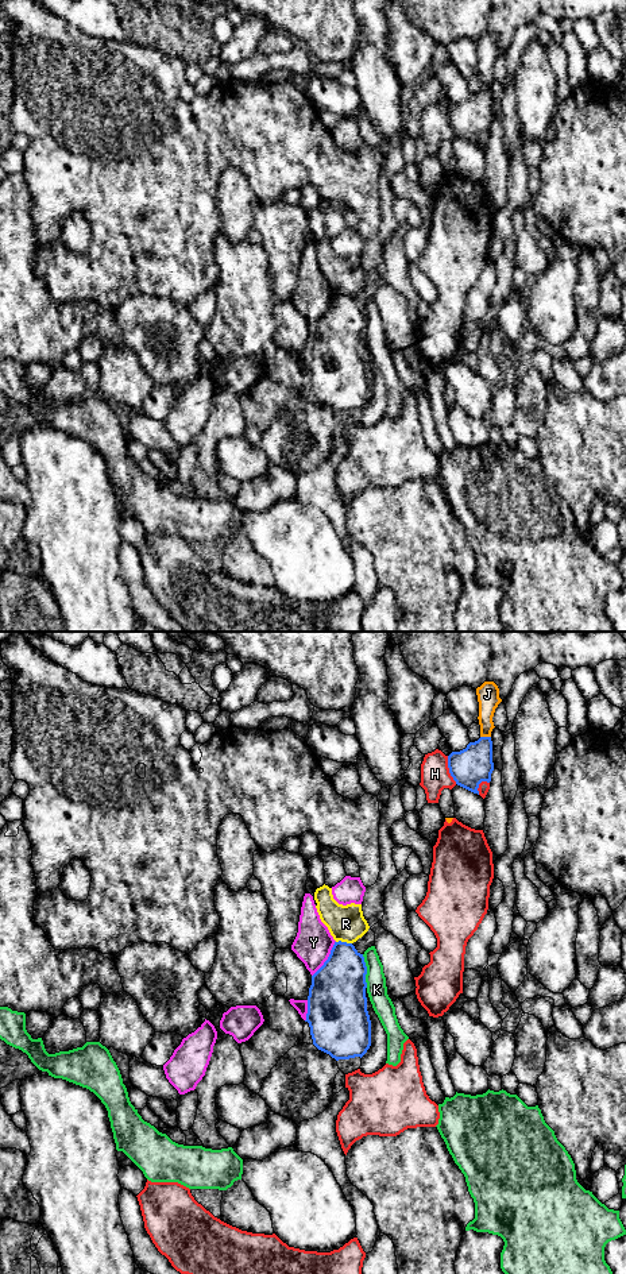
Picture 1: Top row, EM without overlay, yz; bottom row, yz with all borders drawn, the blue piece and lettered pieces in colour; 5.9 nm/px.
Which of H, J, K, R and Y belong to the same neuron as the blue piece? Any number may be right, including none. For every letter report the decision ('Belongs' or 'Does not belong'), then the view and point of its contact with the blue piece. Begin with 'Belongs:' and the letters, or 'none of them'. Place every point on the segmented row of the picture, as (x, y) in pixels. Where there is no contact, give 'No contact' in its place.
Belongs: none of them
H: Does not belong. Touches blue at yz (449, 769)
J: Does not belong. Touches blue at yz (486, 737)
K: Does not belong. Touches blue at yz (366, 971)
R: Does not belong. Touches blue at yz (344, 942)
Y: Does not belong. Touches blue at yz (328, 958)

